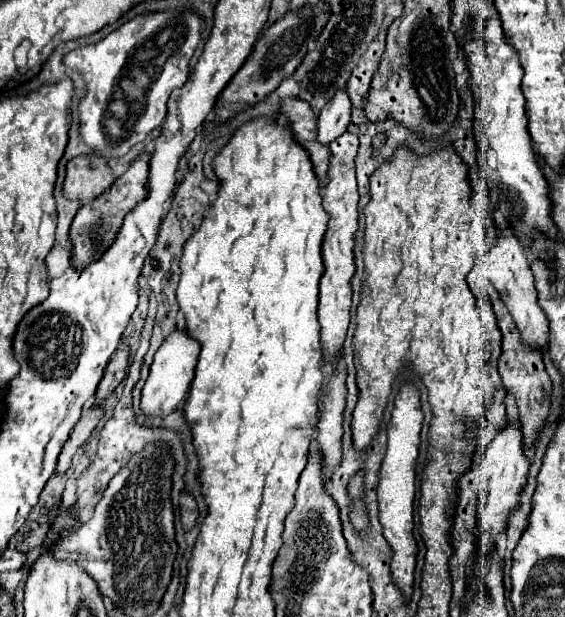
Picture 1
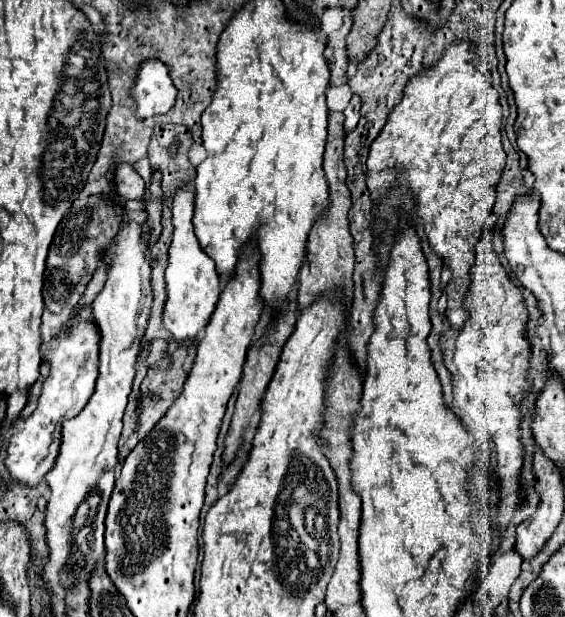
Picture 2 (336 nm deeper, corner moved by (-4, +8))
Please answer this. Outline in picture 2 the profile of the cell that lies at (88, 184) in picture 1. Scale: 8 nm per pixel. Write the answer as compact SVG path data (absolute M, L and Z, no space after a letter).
M126 163L118 165L116 167L116 177L114 177L114 183L116 183L116 191L128 201L128 199L134 199L134 201L140 201L144 197L144 191L146 191L146 183L142 181L142 177Z

